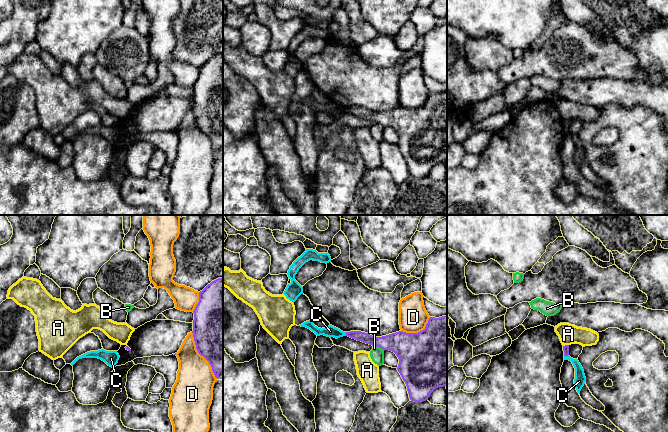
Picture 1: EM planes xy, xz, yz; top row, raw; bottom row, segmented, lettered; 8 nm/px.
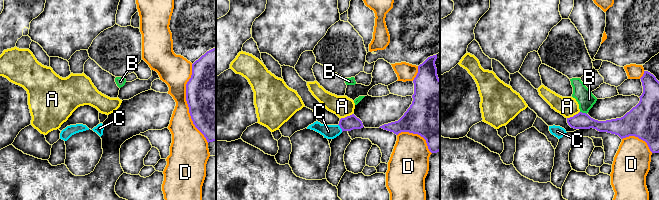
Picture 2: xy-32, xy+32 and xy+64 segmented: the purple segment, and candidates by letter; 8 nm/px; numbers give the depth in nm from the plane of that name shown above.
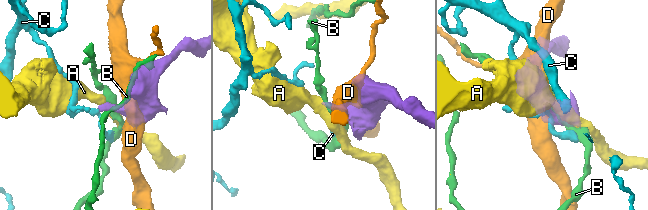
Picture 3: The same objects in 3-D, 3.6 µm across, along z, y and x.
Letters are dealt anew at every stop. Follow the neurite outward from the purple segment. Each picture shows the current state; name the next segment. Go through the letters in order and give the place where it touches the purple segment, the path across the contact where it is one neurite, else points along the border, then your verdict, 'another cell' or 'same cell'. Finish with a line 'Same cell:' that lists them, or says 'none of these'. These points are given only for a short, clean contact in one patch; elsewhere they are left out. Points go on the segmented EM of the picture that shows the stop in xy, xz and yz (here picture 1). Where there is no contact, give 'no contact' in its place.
A: meets purple in yz at (565, 345); border along yz (568, 344), (563, 346); another cell
B: meets purple in xz at (378, 346); border along xz (373, 346), (378, 346), (383, 350); another cell
C: meets purple in xz at (346, 334); border along xz (345, 332), (346, 335); another cell
D: meets purple in xy at (201, 355); another cell
Same cell: none of these

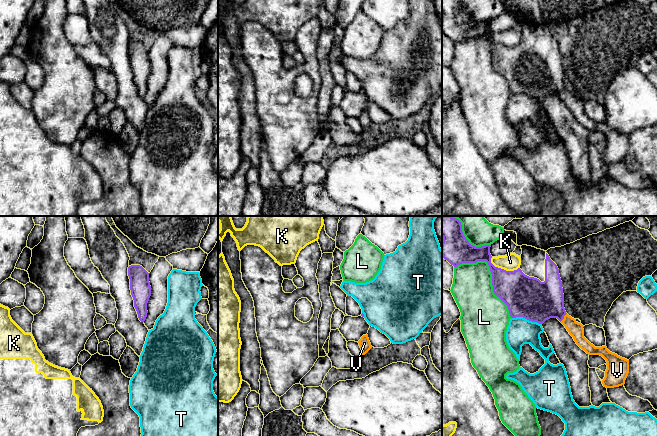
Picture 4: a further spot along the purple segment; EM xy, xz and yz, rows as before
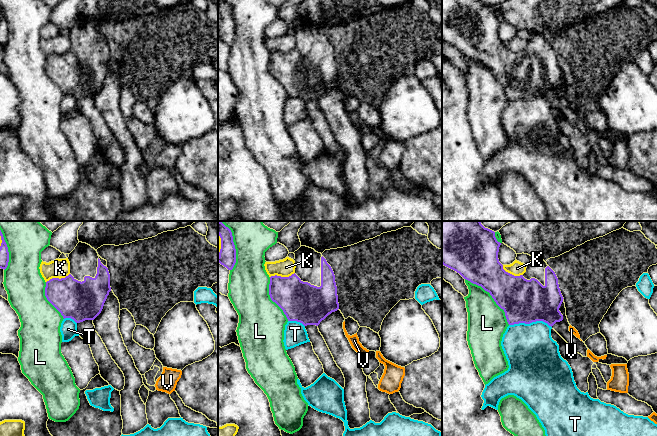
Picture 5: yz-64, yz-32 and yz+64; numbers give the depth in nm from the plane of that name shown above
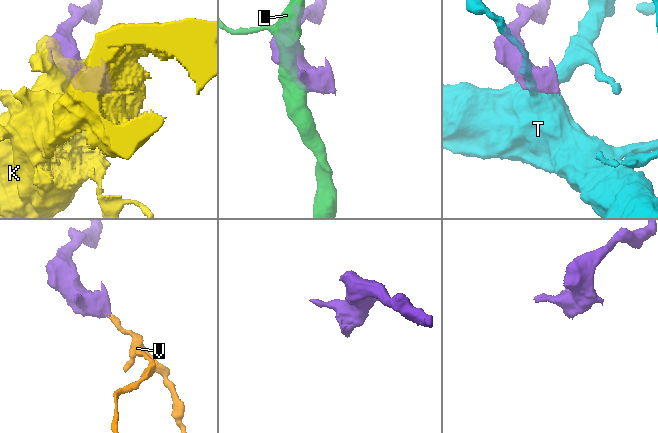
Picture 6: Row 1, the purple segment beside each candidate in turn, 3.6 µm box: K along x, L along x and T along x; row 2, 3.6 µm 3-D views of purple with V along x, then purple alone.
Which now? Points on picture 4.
K: meets purple in yz at (503, 269); another cell
L: meets purple in yz at (491, 273); another cell
T: meets purple in yz at (526, 318); another cell
V: meets purple in yz at (563, 317); runs through yz (537, 301), (548, 302), (563, 317), (575, 329); same cell
Same cell: V

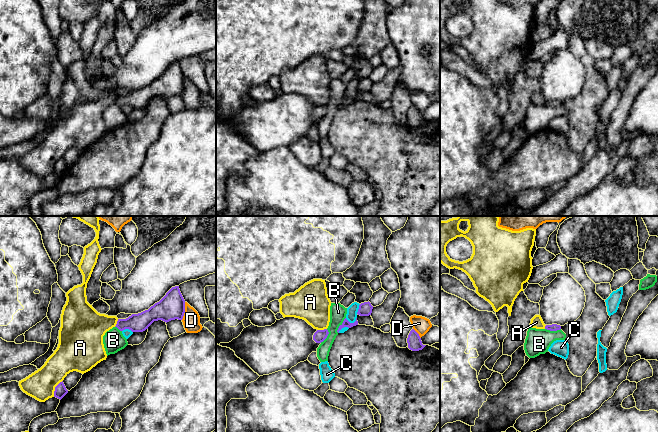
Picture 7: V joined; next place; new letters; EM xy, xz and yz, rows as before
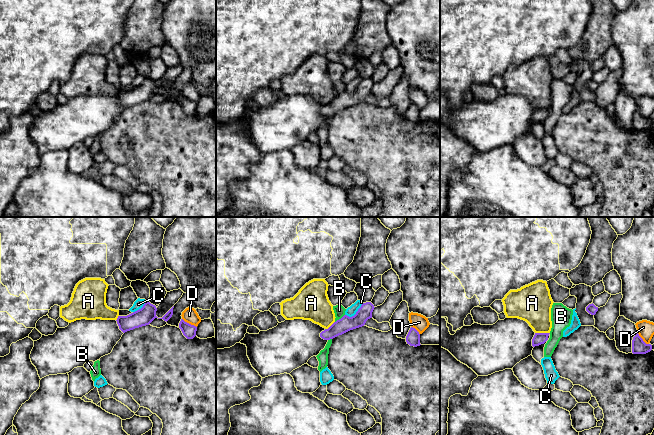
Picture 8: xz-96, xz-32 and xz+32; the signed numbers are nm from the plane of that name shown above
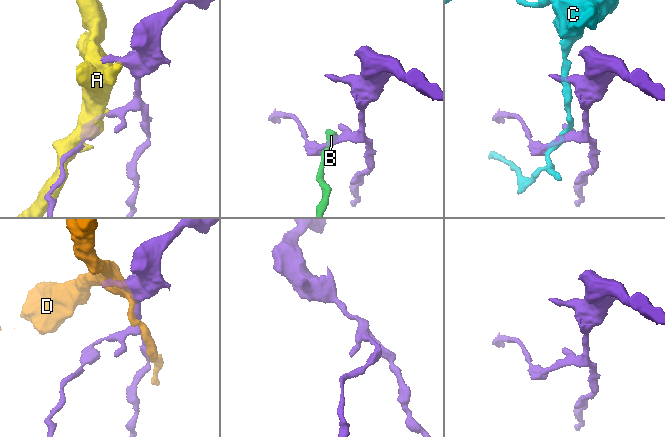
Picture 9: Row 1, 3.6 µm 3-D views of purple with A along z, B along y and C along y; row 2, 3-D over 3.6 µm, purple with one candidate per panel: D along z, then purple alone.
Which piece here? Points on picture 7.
A: meets purple in xy at (55, 388); another cell
B: meets purple in xz at (340, 325); border along xz (345, 317), (337, 332); another cell
C: meets purple in xz at (351, 323); another cell
D: meets purple in xy at (184, 311); another cell
Same cell: none of these

